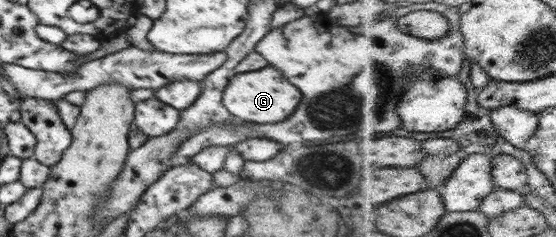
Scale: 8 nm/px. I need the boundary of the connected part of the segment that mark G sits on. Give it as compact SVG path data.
M262 68L262 70L254 70L254 72L244 72L244 74L236 74L226 90L224 90L224 106L228 108L231 116L238 116L244 122L258 122L258 124L276 124L286 120L296 106L300 104L300 90L296 86L292 86L280 70L272 68Z

